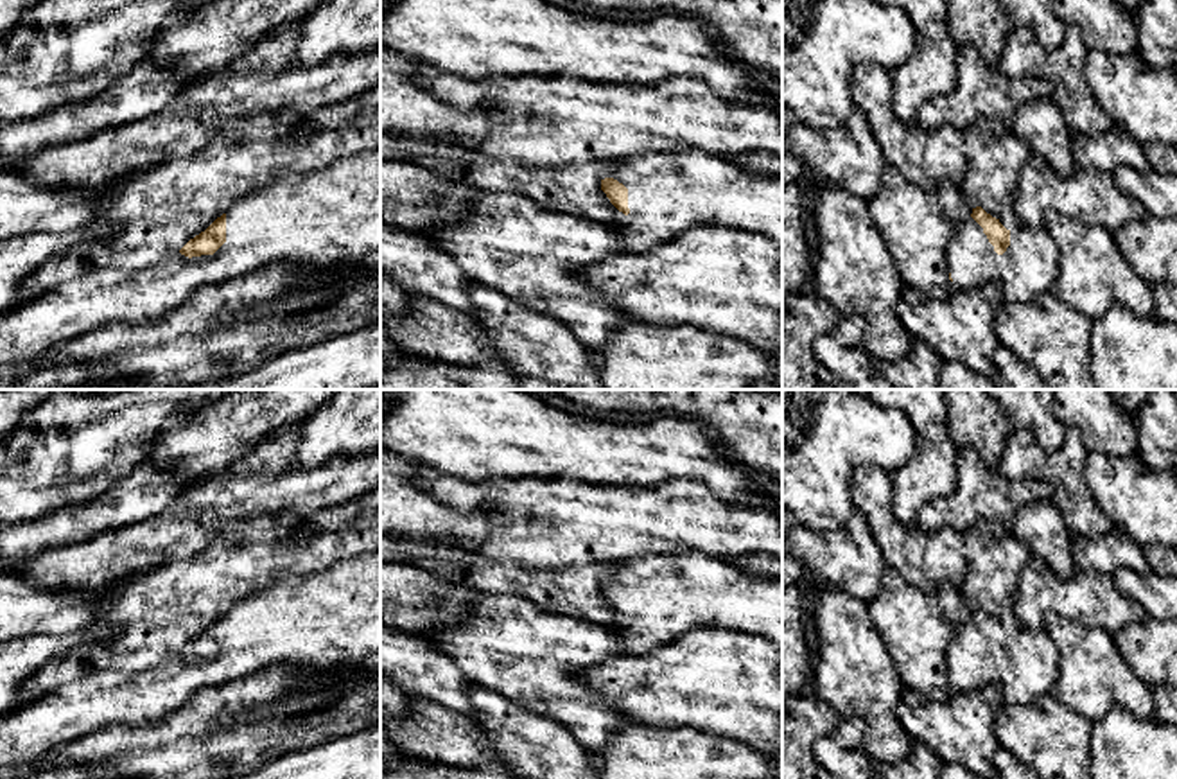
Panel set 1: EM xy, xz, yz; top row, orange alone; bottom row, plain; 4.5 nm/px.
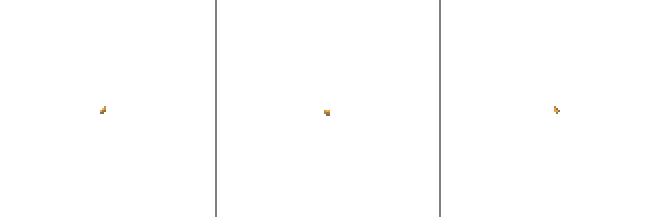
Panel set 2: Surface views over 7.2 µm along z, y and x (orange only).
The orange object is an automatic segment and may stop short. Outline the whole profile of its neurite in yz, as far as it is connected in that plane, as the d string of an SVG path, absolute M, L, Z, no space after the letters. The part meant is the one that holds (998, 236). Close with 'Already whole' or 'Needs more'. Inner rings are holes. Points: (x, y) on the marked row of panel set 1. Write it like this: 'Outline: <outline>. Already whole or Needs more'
Outline: M976 206L967 221L955 224L946 246L946 267L953 291L998 282L1005 302L1028 303L1051 291L1059 249L1046 226L1010 232Z. Needs more

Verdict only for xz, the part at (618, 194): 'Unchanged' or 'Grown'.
Grown

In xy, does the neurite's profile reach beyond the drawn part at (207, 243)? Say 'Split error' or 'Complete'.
Split error

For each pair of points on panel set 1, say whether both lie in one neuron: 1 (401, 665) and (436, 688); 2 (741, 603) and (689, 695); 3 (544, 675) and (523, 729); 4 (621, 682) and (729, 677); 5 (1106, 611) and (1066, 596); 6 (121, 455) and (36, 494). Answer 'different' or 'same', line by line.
1: same
2: different
3: different
4: same
5: same
6: same

